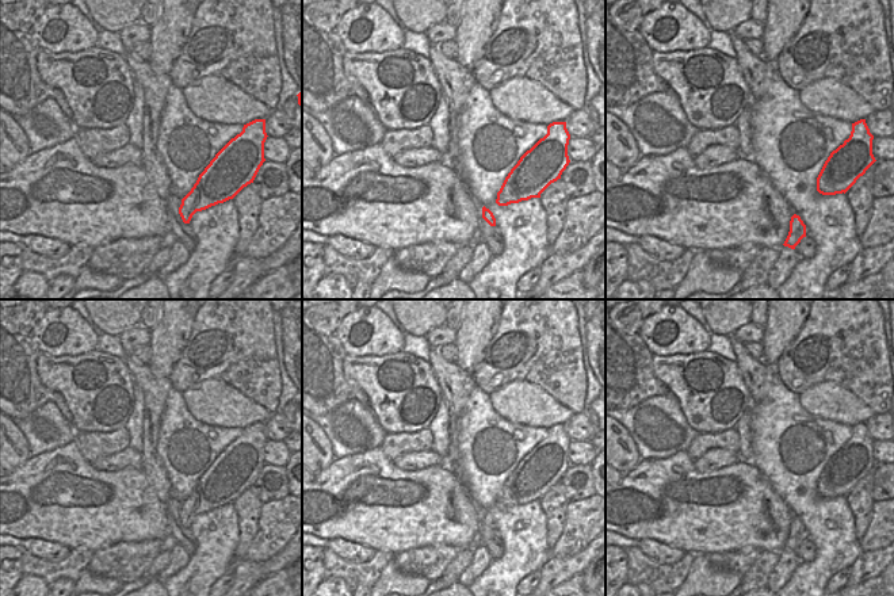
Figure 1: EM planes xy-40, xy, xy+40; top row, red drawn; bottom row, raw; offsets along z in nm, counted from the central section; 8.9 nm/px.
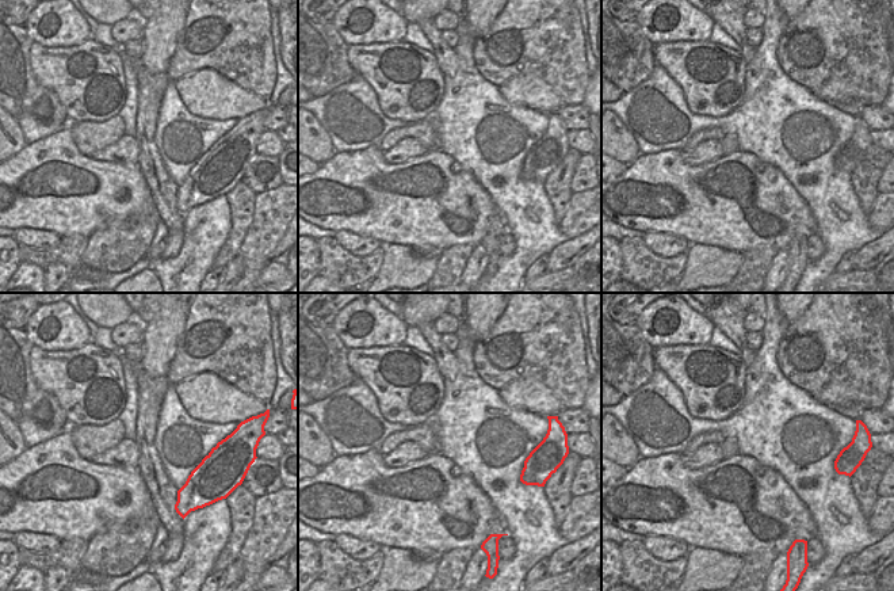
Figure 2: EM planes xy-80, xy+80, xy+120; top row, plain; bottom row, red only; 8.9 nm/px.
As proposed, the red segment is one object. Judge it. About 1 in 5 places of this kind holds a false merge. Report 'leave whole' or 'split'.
leave whole

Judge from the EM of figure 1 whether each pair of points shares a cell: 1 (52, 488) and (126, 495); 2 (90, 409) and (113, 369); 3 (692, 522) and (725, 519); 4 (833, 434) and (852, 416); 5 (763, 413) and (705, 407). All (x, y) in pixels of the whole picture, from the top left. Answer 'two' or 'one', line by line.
1: one
2: one
3: one
4: two
5: two

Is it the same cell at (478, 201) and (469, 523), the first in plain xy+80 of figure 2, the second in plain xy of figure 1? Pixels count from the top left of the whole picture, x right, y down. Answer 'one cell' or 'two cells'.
one cell

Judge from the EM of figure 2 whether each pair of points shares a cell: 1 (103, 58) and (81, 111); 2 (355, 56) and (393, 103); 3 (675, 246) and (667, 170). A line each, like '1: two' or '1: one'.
1: one
2: one
3: two

